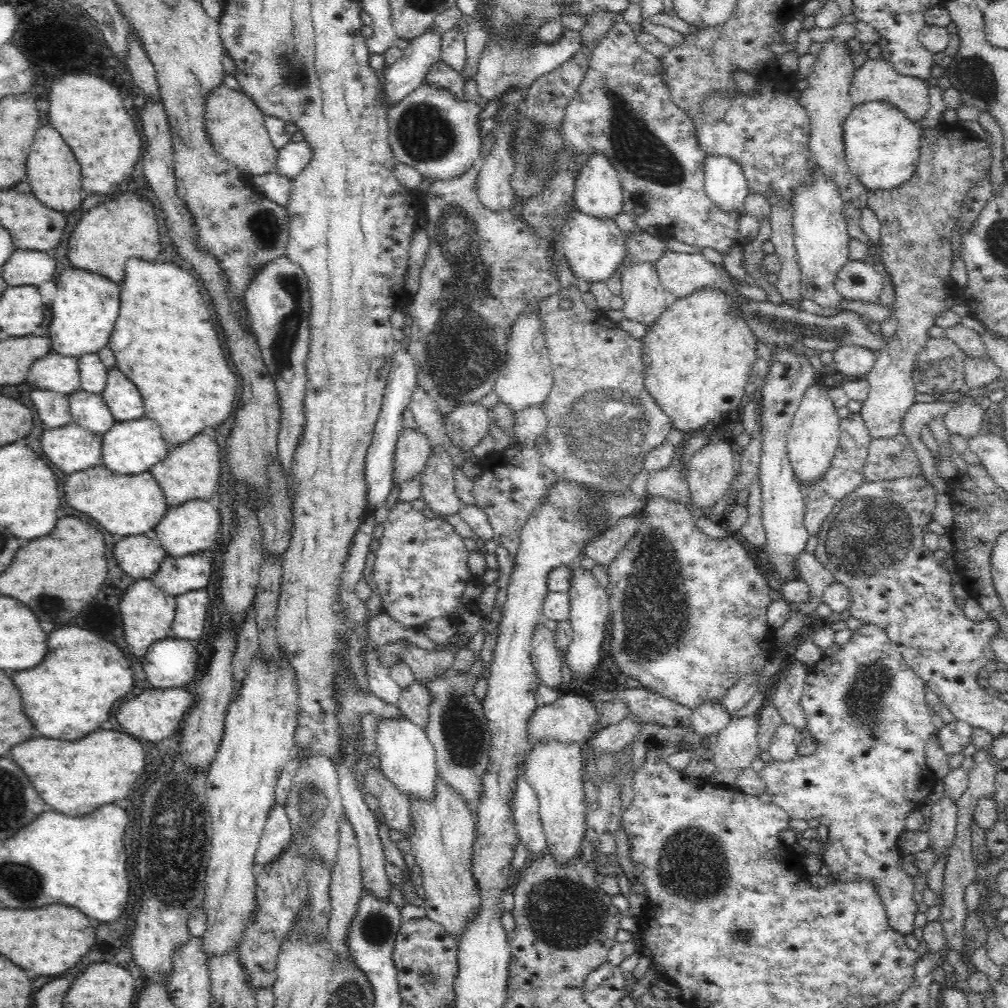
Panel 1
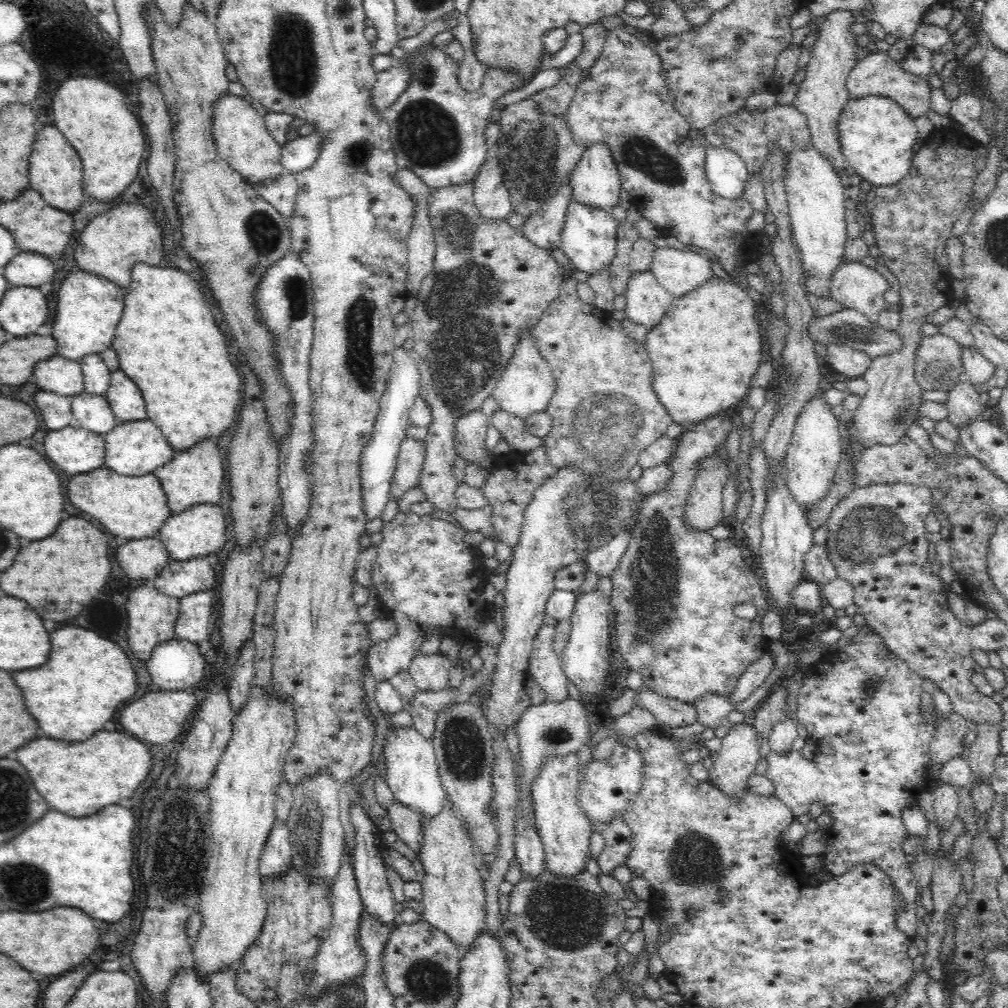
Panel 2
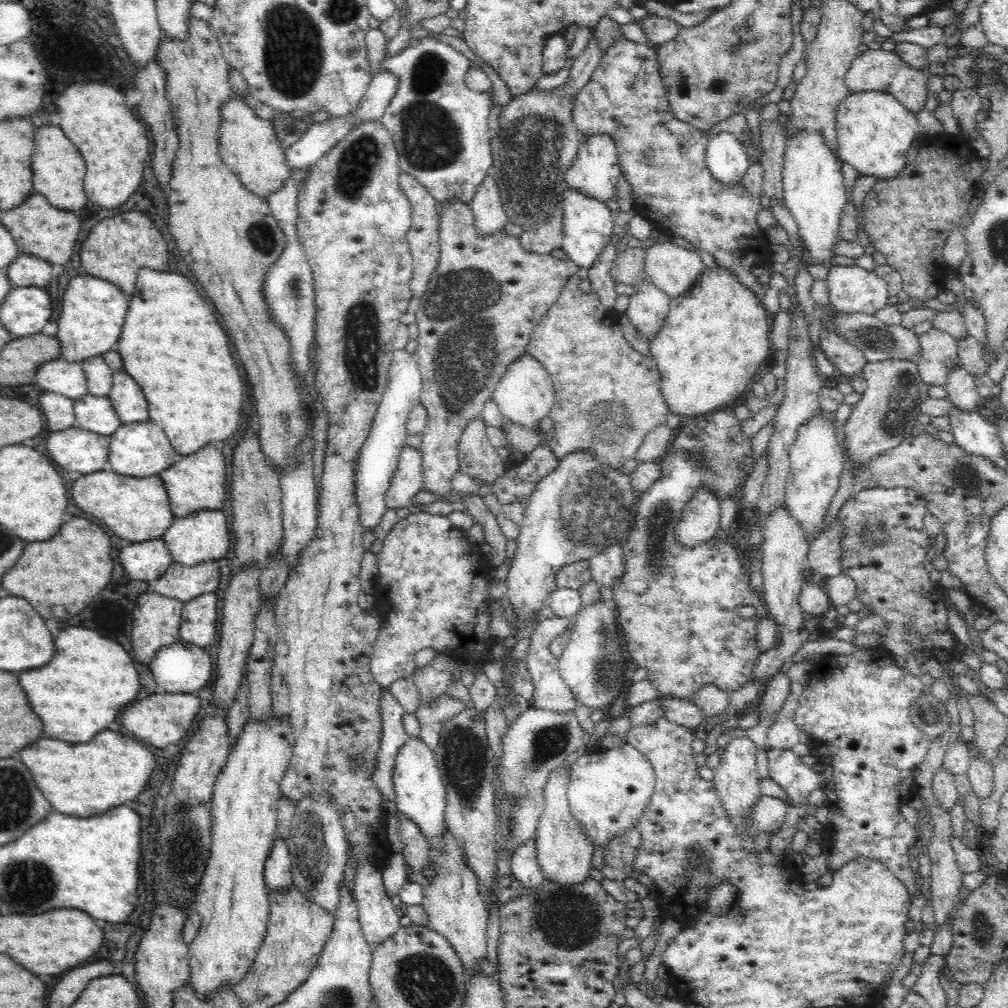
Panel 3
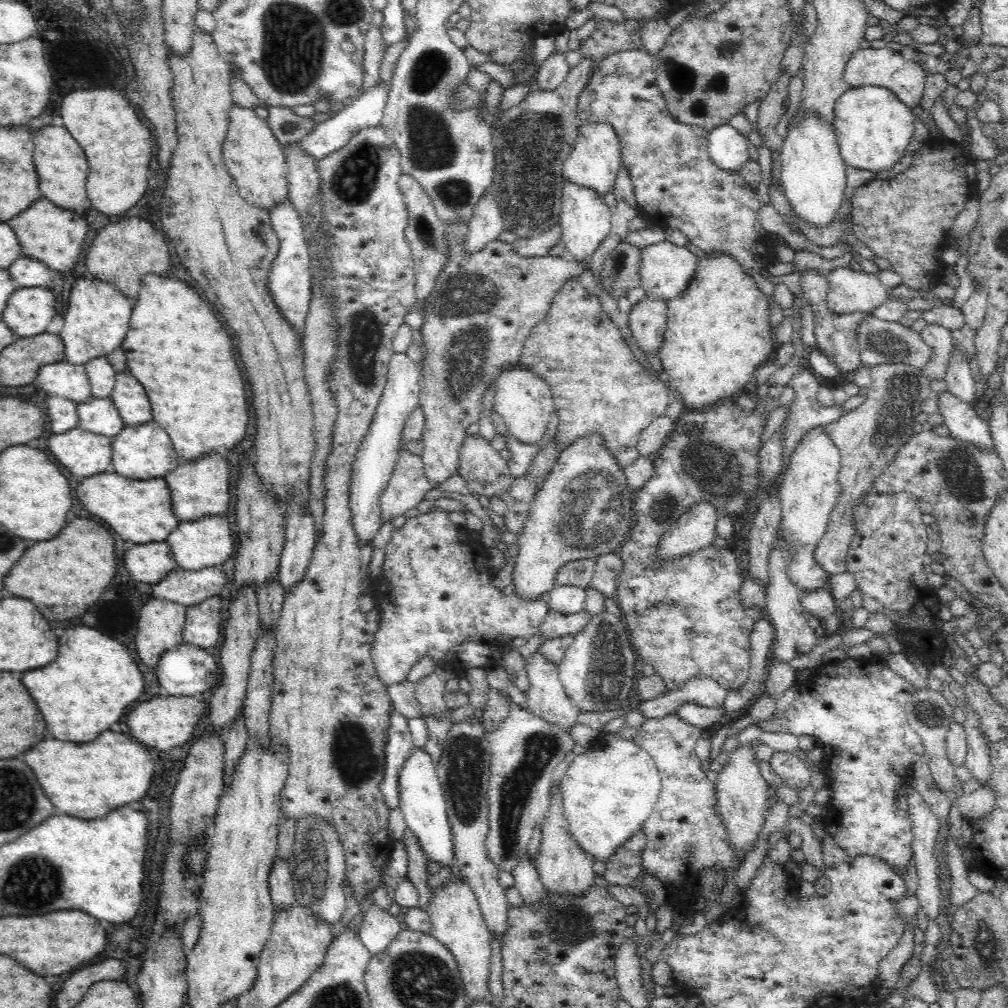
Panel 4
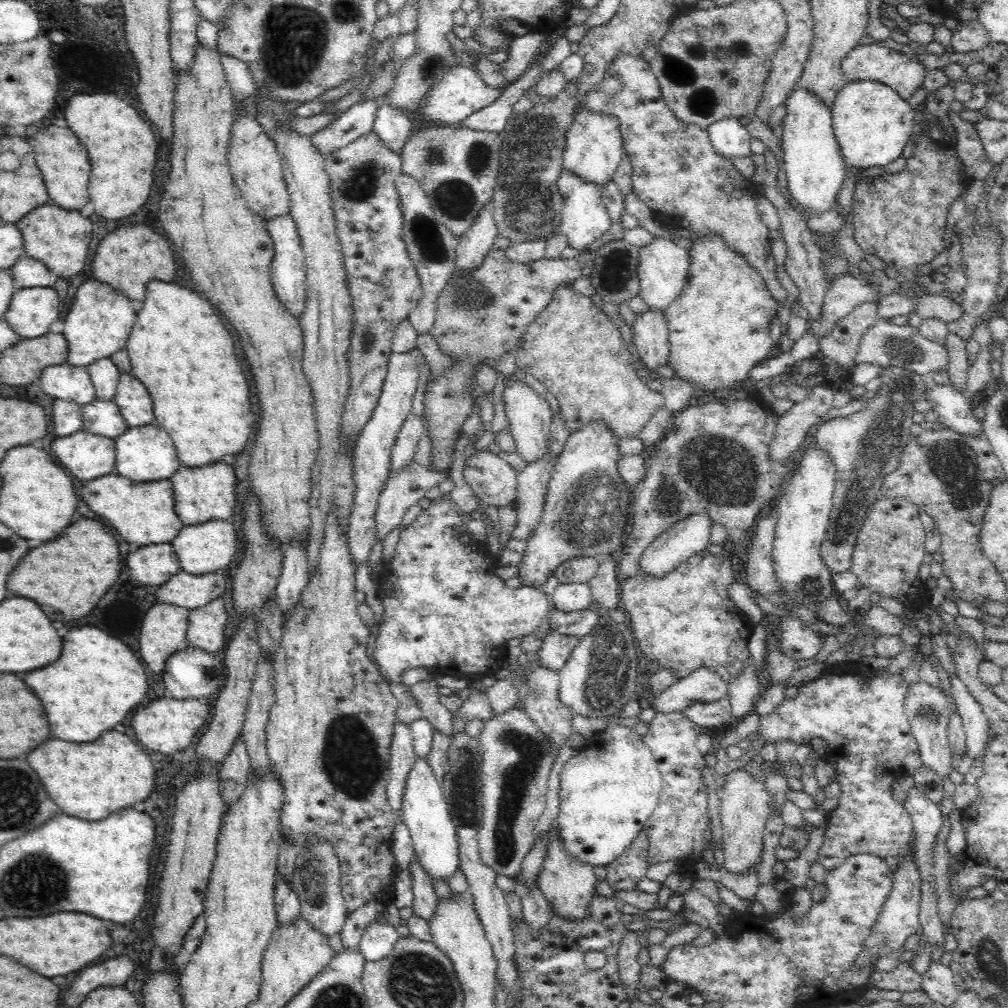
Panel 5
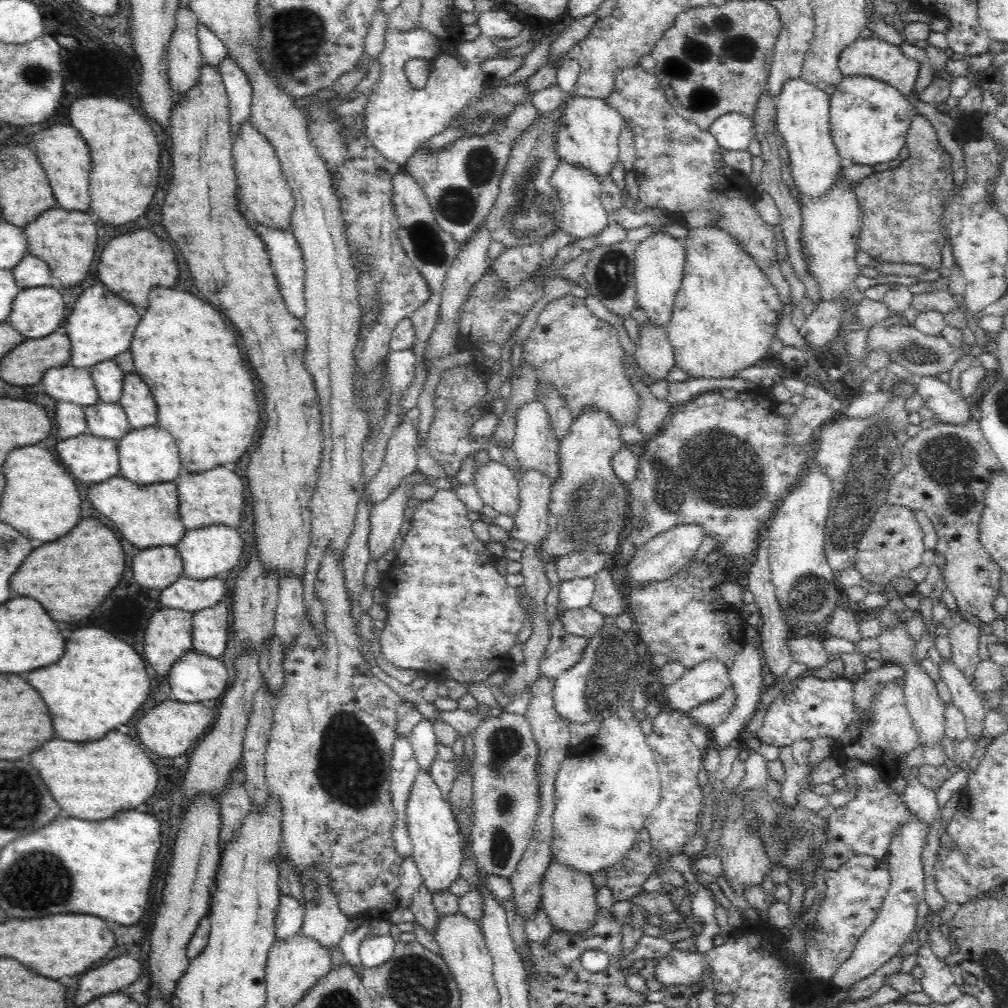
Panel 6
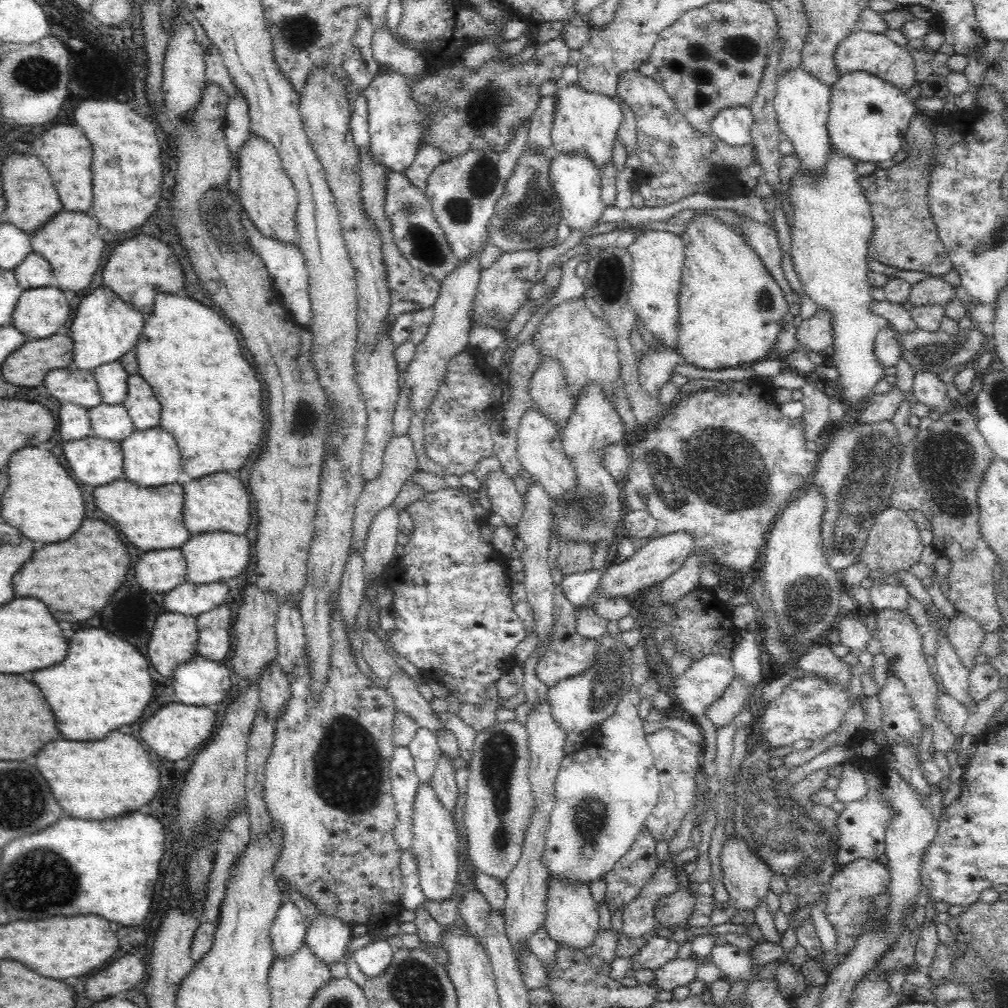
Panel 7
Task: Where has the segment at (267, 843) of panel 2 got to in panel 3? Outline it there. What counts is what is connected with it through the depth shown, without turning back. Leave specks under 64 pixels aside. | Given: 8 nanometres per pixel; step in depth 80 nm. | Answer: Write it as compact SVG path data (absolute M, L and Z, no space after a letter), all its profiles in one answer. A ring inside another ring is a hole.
M275 834L275 843L264 862L264 882L269 890L286 892L292 886L292 867L286 838Z

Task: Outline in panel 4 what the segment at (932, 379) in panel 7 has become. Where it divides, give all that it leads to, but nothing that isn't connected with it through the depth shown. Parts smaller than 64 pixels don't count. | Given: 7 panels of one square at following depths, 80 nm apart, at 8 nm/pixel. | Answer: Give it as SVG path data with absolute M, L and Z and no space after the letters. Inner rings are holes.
M944 391L936 397L945 425L956 440L997 454L989 426L978 416L973 405L954 398L950 391Z

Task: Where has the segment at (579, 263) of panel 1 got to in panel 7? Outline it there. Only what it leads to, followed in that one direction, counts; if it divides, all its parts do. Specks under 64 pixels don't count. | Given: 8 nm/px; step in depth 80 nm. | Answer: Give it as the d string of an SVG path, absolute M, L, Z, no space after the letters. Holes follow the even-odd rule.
M557 153L551 160L549 176L550 185L560 200L562 222L568 225L572 231L582 232L582 236L601 224L599 221L604 216L606 208L601 200L601 170L596 168L586 153Z

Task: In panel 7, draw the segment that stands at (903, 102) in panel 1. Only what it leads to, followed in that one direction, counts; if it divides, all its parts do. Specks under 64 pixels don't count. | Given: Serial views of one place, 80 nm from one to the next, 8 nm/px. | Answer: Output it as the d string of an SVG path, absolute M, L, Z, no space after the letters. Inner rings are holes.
M856 31L849 34L843 41L840 41L835 52L835 65L839 73L851 73L864 71L888 81L906 93L915 84L915 62L912 60L909 47L896 45L890 38L880 33L868 33Z

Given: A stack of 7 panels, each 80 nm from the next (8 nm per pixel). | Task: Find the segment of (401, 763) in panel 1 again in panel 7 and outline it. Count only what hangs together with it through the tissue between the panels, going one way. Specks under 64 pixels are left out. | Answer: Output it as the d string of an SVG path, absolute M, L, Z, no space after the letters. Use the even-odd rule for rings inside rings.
M419 782L412 804L411 853L417 862L420 886L427 900L448 900L456 888L458 862L458 829L450 811L444 808L430 782Z

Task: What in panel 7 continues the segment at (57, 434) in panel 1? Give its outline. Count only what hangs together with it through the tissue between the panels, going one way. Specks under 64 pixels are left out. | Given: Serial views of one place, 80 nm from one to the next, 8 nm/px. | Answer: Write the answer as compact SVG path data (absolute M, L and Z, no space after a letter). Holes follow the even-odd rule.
M92 435L62 444L72 474L88 486L102 486L123 477L121 443Z

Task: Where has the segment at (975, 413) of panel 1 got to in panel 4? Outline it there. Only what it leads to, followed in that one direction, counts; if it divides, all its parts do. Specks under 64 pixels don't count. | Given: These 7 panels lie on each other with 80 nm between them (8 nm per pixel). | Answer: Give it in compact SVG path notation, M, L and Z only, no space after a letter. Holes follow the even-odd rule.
M954 348L951 352L945 381L947 390L954 395L954 398L958 398L968 405L974 405L978 394L969 366L968 359L958 349Z

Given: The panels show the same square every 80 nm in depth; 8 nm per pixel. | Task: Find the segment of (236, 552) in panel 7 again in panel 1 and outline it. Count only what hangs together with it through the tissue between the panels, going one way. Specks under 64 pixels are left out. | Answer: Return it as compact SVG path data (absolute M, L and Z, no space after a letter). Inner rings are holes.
M209 499L187 500L186 503L168 507L163 519L156 524L152 531L169 557L180 558L180 556L190 555L192 552L201 552L213 549L215 544L221 538L218 538L218 512L216 508L210 504Z

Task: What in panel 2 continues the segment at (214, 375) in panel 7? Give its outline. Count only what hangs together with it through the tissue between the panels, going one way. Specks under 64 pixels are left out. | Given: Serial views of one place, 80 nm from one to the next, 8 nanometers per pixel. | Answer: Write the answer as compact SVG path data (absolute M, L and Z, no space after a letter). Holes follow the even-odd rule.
M140 262L132 264L130 284L127 286L127 291L128 294L124 296L123 316L116 326L111 348L116 351L119 369L140 389L144 404L146 405L147 418L161 430L162 436L168 441L174 452L188 450L188 448L192 447L192 444L200 443L202 438L208 438L208 436L219 437L232 424L232 420L234 420L234 416L238 412L238 404L240 404L240 374L230 364L228 348L226 348L226 342L224 342L224 334L214 324L210 306L204 302L198 284L186 272L182 272L182 270L168 268L168 265L165 264L150 266L149 264Z

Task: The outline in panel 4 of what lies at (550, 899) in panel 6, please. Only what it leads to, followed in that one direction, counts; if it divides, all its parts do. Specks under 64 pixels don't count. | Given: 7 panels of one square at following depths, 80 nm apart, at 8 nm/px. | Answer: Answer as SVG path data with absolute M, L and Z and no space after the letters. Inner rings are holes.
M561 780L558 784L552 784L551 786L549 810L540 824L542 839L539 850L534 856L534 865L537 868L541 883L545 886L545 890L550 891L552 894L579 896L584 890L594 885L595 872L592 870L592 864L594 864L595 859L593 856L588 855L588 852L585 852L577 844L577 840L569 834L568 822L565 818Z

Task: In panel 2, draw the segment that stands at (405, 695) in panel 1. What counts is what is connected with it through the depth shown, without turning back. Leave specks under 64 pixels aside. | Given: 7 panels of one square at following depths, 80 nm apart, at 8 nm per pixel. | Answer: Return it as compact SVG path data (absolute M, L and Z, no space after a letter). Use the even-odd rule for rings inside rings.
M479 646L478 652L483 666L476 669L472 676L465 676L465 681L458 689L444 688L439 692L416 690L410 702L403 702L403 708L412 718L414 729L432 741L437 714L449 708L453 703L468 702L470 696L485 685L491 678L496 657L496 646Z

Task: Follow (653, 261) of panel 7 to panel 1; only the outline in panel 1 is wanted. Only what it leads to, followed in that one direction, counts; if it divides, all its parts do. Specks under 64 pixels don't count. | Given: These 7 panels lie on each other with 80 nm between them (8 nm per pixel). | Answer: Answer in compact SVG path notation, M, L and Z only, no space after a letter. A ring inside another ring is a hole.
M670 251L655 264L663 287L677 299L690 296L698 289L706 287L734 293L736 296L742 295L736 286L720 275L719 269L701 253L679 254Z

